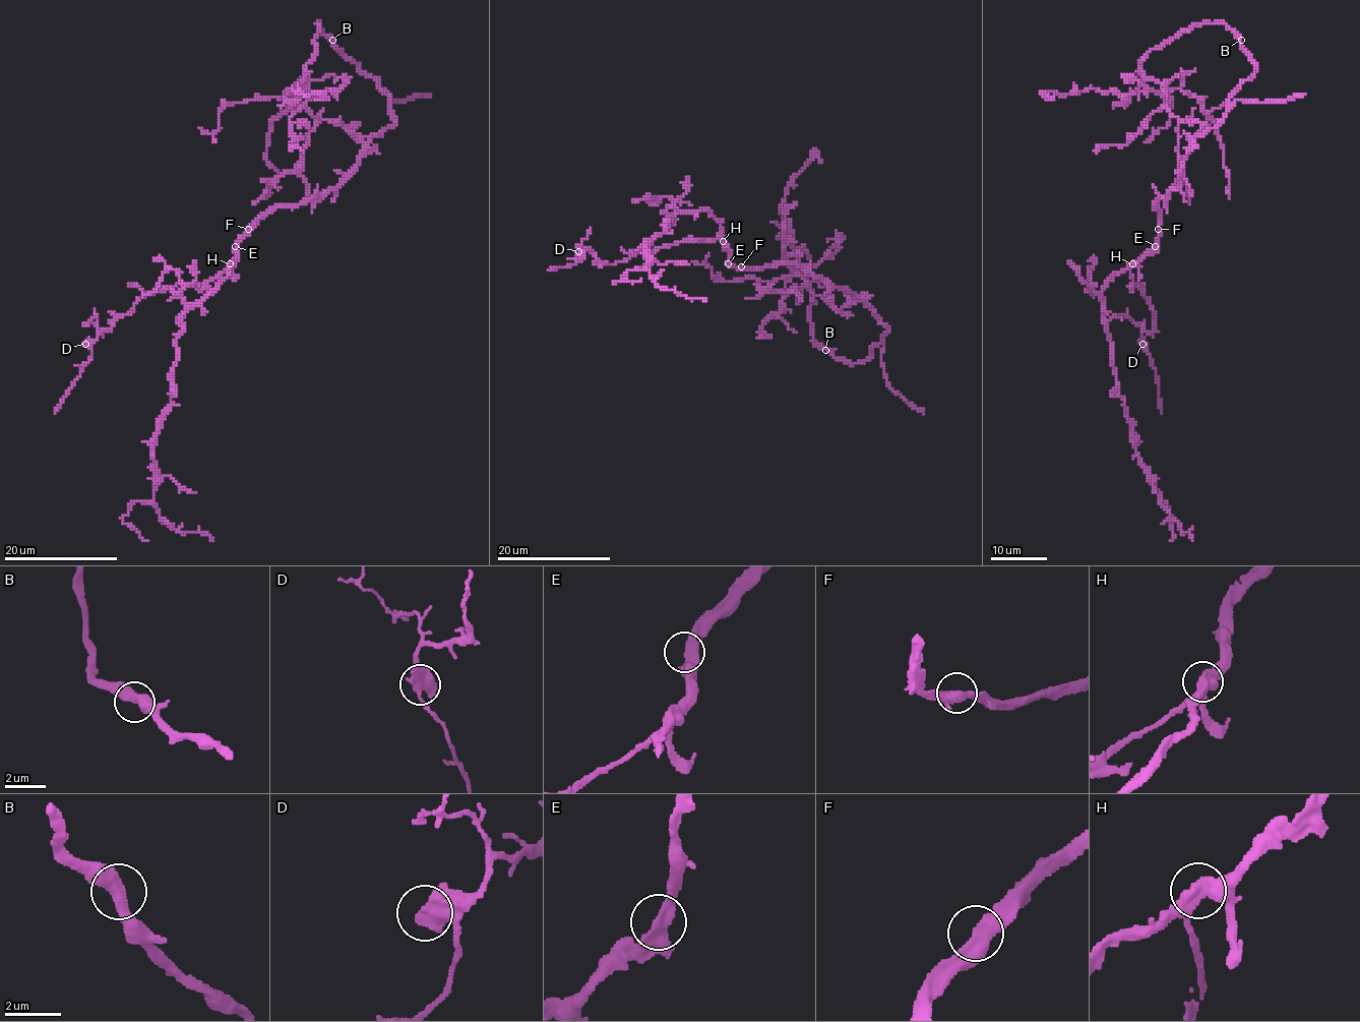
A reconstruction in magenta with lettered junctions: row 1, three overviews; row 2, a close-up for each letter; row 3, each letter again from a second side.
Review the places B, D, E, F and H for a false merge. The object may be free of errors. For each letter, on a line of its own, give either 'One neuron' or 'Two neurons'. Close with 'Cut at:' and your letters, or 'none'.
B: One neuron
D: One neuron
E: One neuron
F: One neuron
H: One neuron
Cut at: none

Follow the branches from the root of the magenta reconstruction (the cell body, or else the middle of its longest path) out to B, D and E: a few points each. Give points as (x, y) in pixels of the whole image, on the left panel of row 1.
B: (250, 230), (277, 207), (299, 206), (333, 191), (362, 148), (393, 124), (391, 99), (377, 79), (332, 40)
D: (250, 230), (239, 243), (238, 257), (227, 269), (199, 286), (177, 284), (144, 294), (109, 329), (85, 344)
E: (250, 230), (235, 246)

